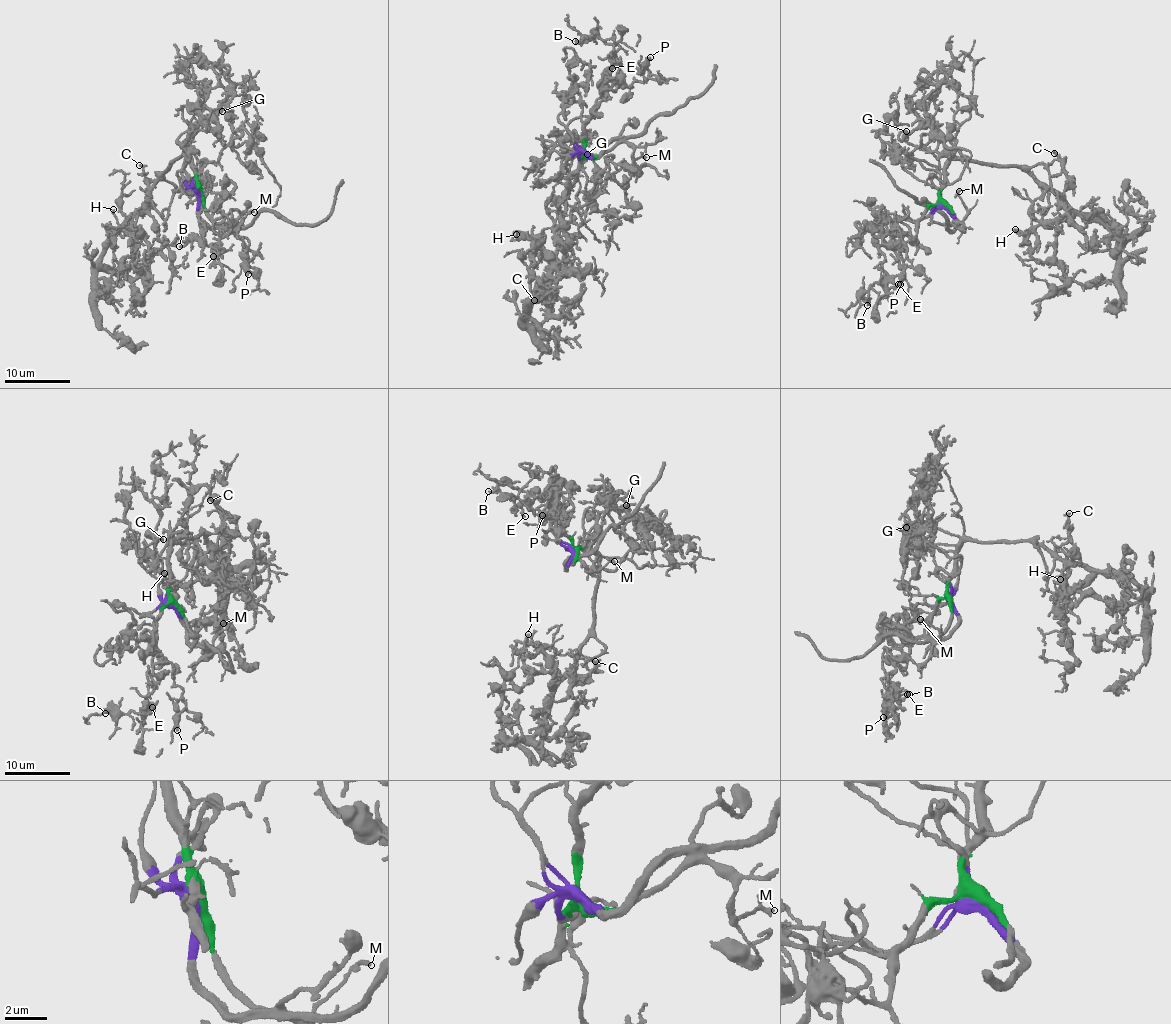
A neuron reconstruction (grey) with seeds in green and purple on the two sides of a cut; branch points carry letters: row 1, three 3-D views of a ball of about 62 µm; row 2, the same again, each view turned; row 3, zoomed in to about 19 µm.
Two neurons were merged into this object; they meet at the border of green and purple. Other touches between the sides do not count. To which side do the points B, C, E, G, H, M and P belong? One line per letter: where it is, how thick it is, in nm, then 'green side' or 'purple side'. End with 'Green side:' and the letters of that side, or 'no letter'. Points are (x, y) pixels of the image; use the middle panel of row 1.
B: place (575, 41); calibre 200 nm; purple side
C: place (534, 300); calibre 200 nm; green side
E: place (612, 68); calibre 170 nm; purple side
G: place (587, 154); calibre 150 nm; purple side
H: place (516, 234); calibre 160 nm; green side
M: place (646, 157); calibre 150 nm; green side
P: place (650, 57); calibre 260 nm; purple side
Green side: C, H, M

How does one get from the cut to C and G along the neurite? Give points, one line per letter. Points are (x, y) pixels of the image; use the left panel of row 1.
C: (197, 191), (197, 172), (186, 144), (179, 158), (151, 189), (142, 209), (147, 180), (139, 164)
G: (197, 192), (182, 175), (185, 149), (197, 131), (217, 126), (214, 117), (217, 110), (222, 111)

